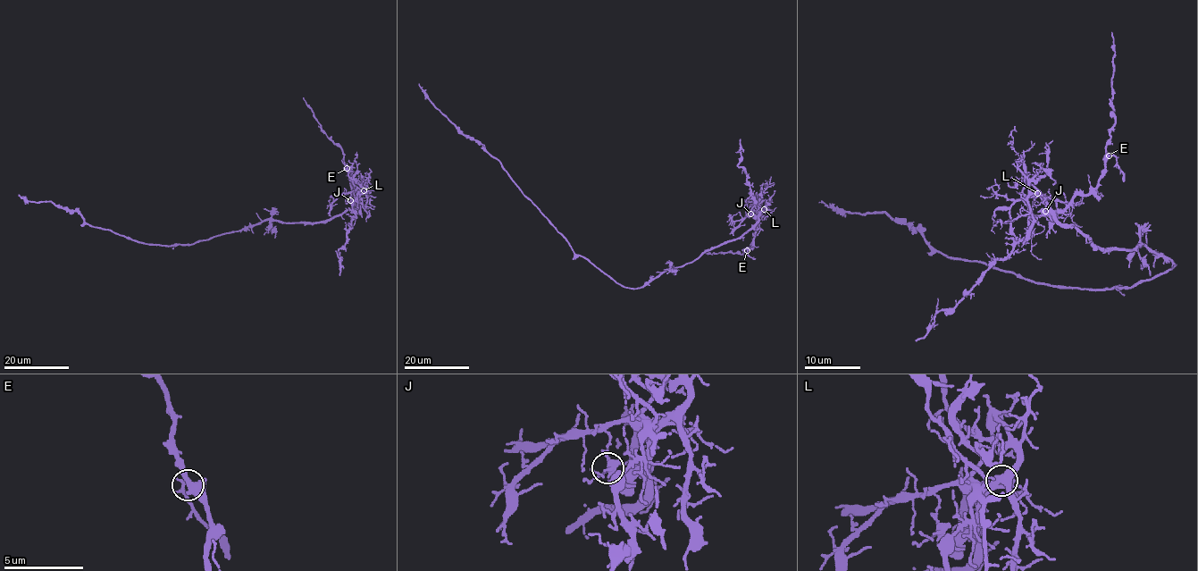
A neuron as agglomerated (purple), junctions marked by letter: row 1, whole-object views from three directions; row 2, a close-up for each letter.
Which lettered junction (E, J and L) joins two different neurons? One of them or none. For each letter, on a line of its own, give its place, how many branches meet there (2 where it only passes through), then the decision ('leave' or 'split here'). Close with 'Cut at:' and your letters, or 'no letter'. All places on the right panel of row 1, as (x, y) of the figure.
E: at (1109, 155); 5 branches meet; leave
J: at (1045, 211); 7 branches meet; split here
L: at (1037, 193); 4 branches meet; leave
Cut at: J

